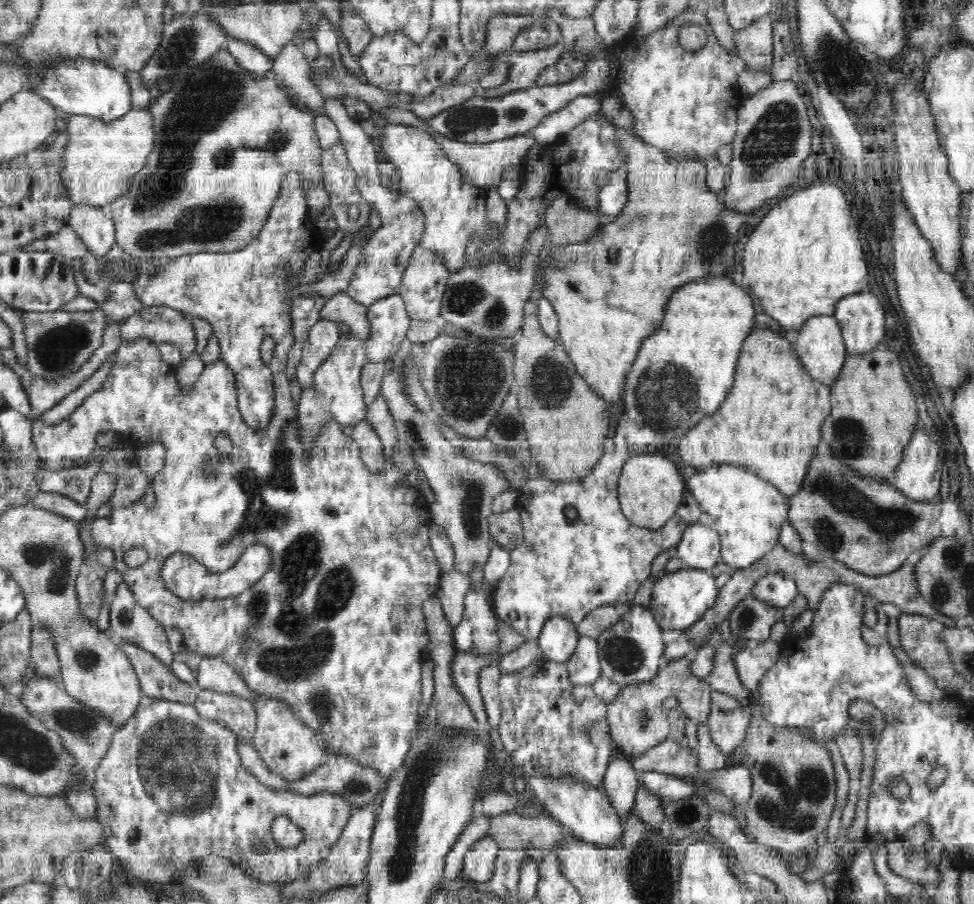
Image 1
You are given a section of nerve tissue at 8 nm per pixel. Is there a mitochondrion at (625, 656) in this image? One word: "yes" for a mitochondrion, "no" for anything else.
yes

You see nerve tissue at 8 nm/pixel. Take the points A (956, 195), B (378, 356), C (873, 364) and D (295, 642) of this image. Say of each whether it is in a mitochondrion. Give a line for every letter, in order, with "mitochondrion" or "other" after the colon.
A: other
B: other
C: other
D: mitochondrion

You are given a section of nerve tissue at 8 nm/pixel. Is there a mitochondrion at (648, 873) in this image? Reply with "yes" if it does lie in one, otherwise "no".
yes

